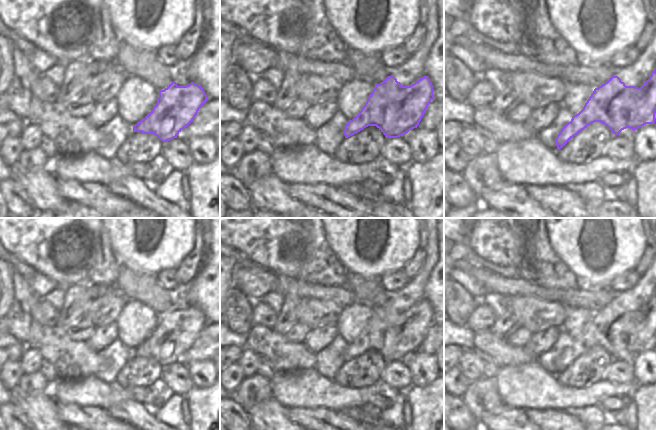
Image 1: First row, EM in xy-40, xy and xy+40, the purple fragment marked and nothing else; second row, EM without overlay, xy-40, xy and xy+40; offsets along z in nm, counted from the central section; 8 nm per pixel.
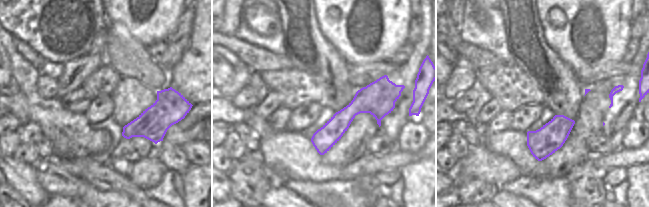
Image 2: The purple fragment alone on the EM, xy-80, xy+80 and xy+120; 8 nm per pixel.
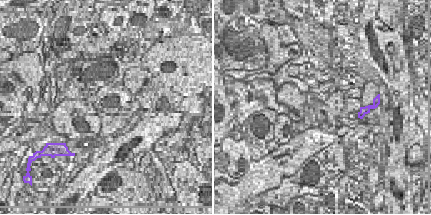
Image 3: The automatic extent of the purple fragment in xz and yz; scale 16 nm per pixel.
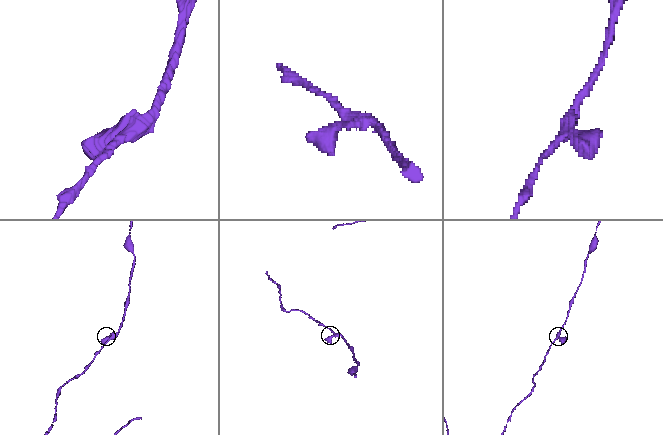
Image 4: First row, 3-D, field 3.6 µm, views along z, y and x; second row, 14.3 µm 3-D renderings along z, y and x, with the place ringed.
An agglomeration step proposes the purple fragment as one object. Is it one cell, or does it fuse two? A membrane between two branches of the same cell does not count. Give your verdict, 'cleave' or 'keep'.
keep

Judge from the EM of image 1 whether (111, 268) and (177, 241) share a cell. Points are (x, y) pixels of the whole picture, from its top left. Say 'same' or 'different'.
different

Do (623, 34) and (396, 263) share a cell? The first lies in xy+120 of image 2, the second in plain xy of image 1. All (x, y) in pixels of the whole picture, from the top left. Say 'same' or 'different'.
same

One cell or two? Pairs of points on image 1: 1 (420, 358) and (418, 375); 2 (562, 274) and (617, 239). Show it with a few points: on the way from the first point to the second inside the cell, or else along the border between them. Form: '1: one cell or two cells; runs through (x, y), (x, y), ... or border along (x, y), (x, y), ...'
1: one cell; runs through (420, 362), (419, 371)
2: two cells; border along (554, 252), (576, 277), (577, 287)

